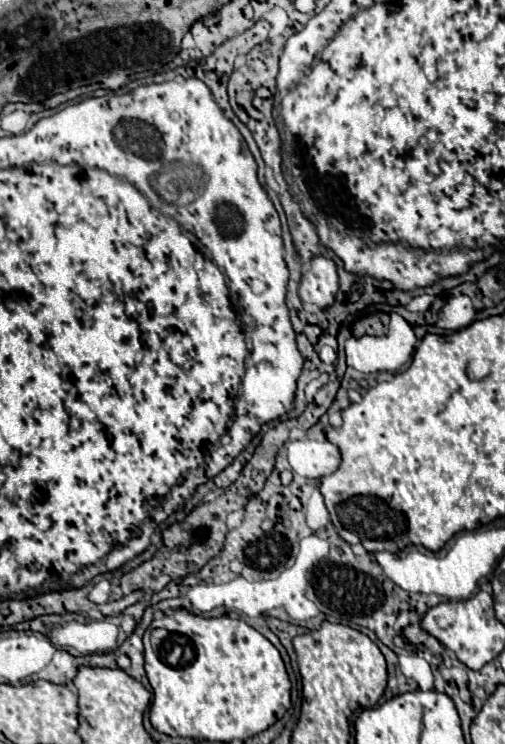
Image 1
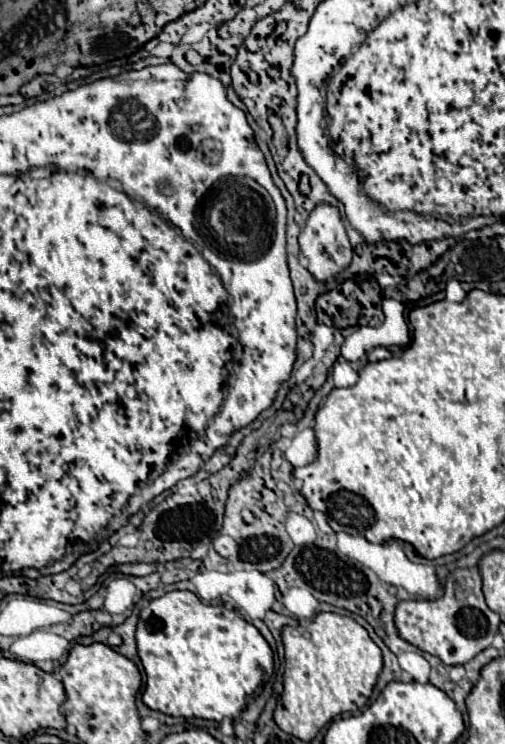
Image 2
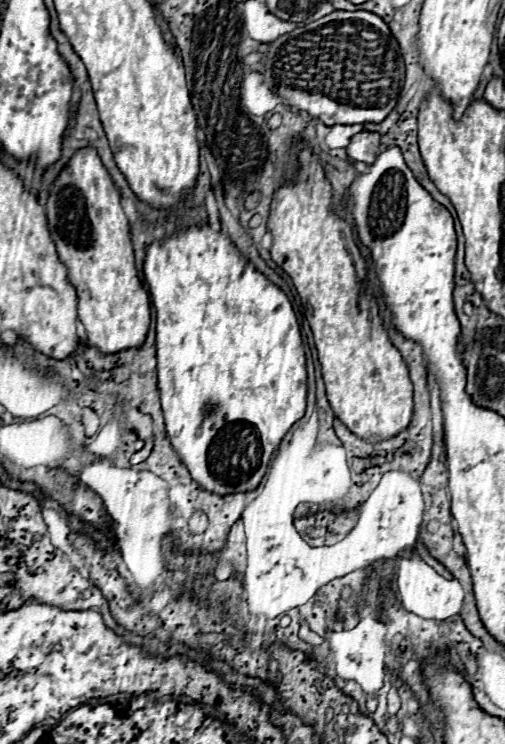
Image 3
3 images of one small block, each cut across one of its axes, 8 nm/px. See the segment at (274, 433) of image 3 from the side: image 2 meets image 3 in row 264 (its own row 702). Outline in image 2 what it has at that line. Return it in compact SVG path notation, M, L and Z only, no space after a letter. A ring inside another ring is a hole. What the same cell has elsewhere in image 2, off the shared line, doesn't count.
M174 590L164 594L162 598L152 600L148 608L140 612L136 642L138 656L142 654L142 666L147 676L142 700L150 710L158 710L168 716L204 718L216 722L220 722L222 718L234 720L240 712L246 710L252 700L260 696L264 676L268 679L274 673L272 648L252 624L240 618L234 610L202 604L200 598L192 592Z

